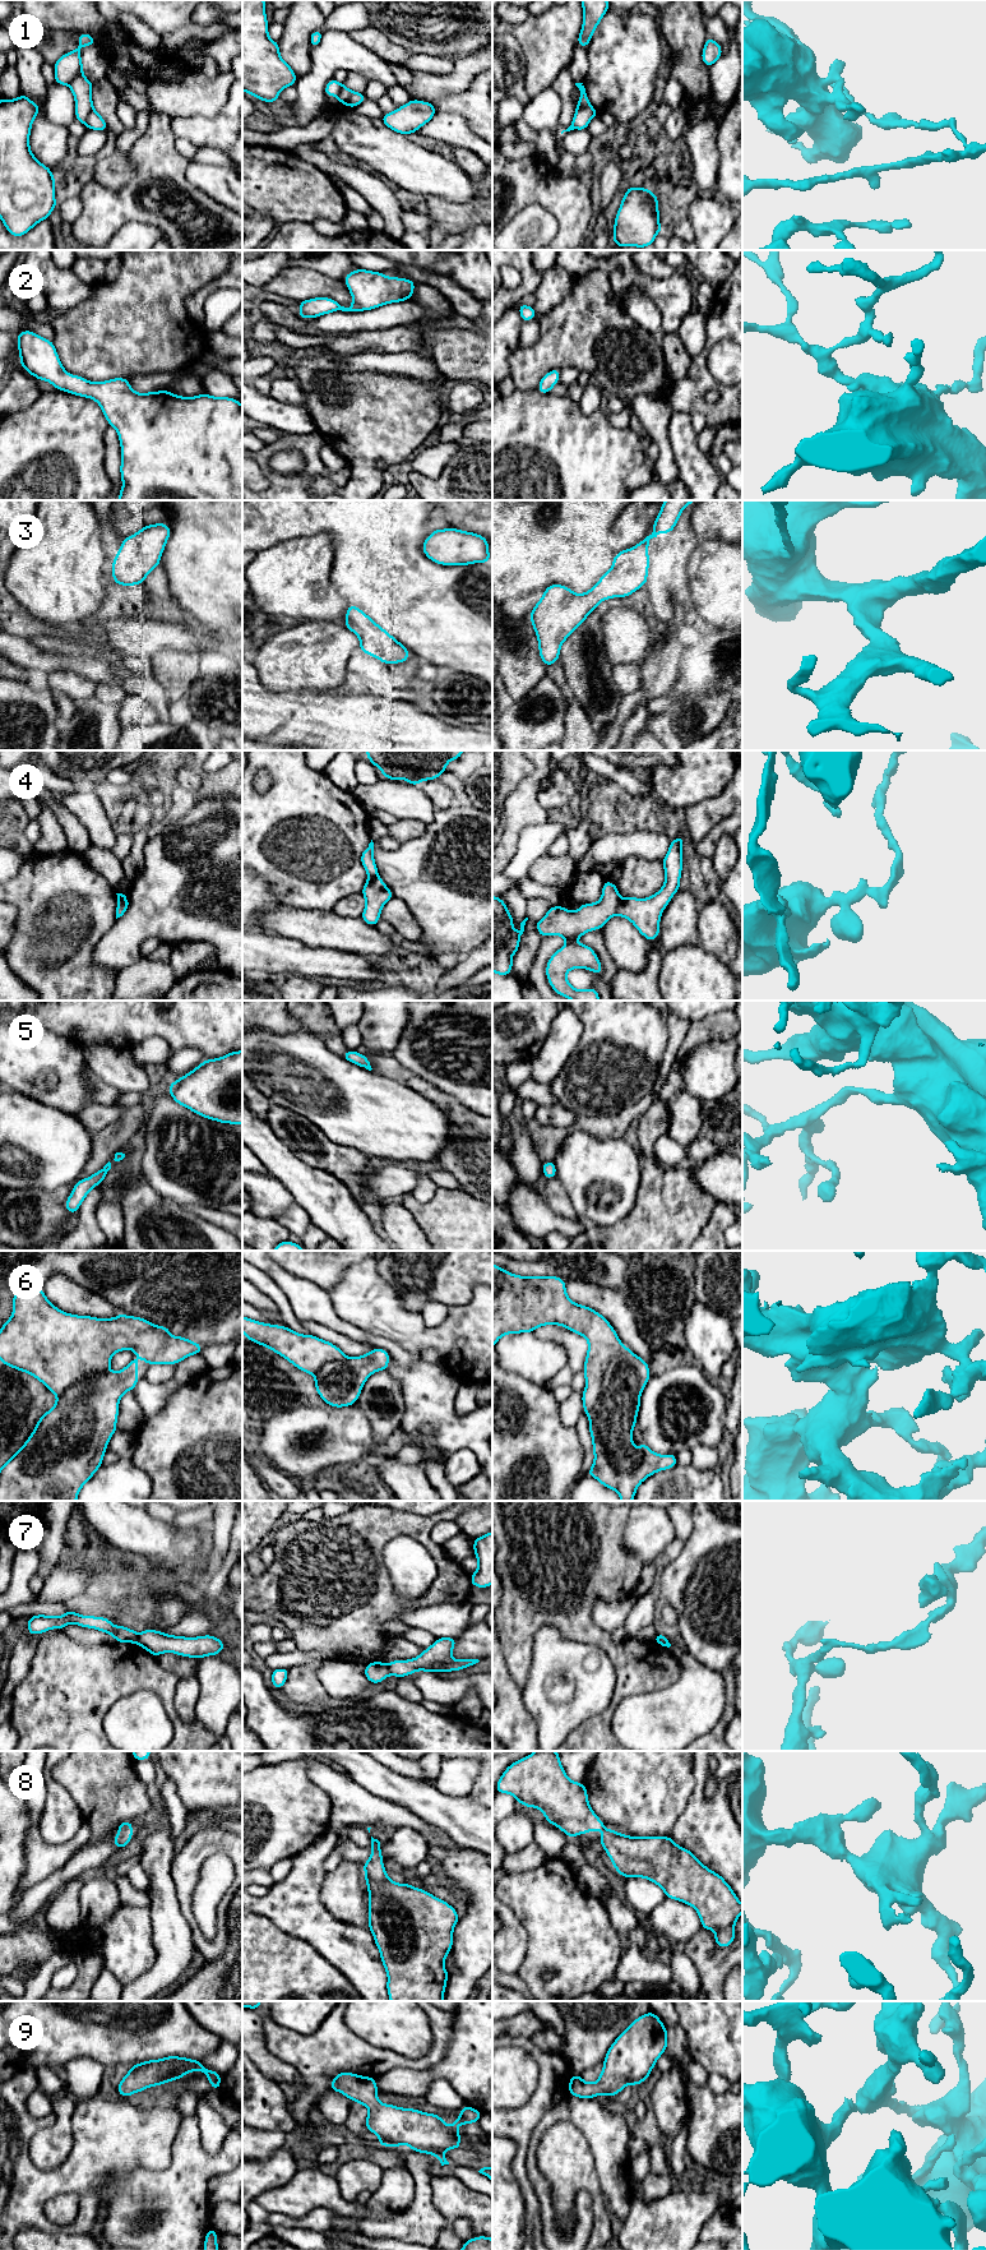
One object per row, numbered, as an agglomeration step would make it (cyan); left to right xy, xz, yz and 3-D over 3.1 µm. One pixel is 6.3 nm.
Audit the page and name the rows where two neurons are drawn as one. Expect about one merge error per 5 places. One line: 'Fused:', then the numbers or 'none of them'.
Fused: 1, 4, 7

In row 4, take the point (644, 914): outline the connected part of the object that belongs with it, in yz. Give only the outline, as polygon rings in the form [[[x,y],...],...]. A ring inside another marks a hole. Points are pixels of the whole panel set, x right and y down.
[[[682,836],[670,842],[668,853],[662,860],[665,868],[665,884],[647,898],[621,898],[617,905],[617,915],[630,920],[639,933],[653,942],[659,935],[659,921],[673,895],[680,890],[682,872]]]

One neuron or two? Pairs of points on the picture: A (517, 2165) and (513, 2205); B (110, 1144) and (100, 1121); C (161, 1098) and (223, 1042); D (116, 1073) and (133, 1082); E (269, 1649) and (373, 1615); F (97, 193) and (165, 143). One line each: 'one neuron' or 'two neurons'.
A: two neurons
B: two neurons
C: two neurons
D: one neuron
E: two neurons
F: one neuron

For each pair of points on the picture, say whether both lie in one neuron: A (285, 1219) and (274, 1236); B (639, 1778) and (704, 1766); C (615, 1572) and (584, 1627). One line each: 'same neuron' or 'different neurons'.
A: different neurons
B: different neurons
C: same neuron

